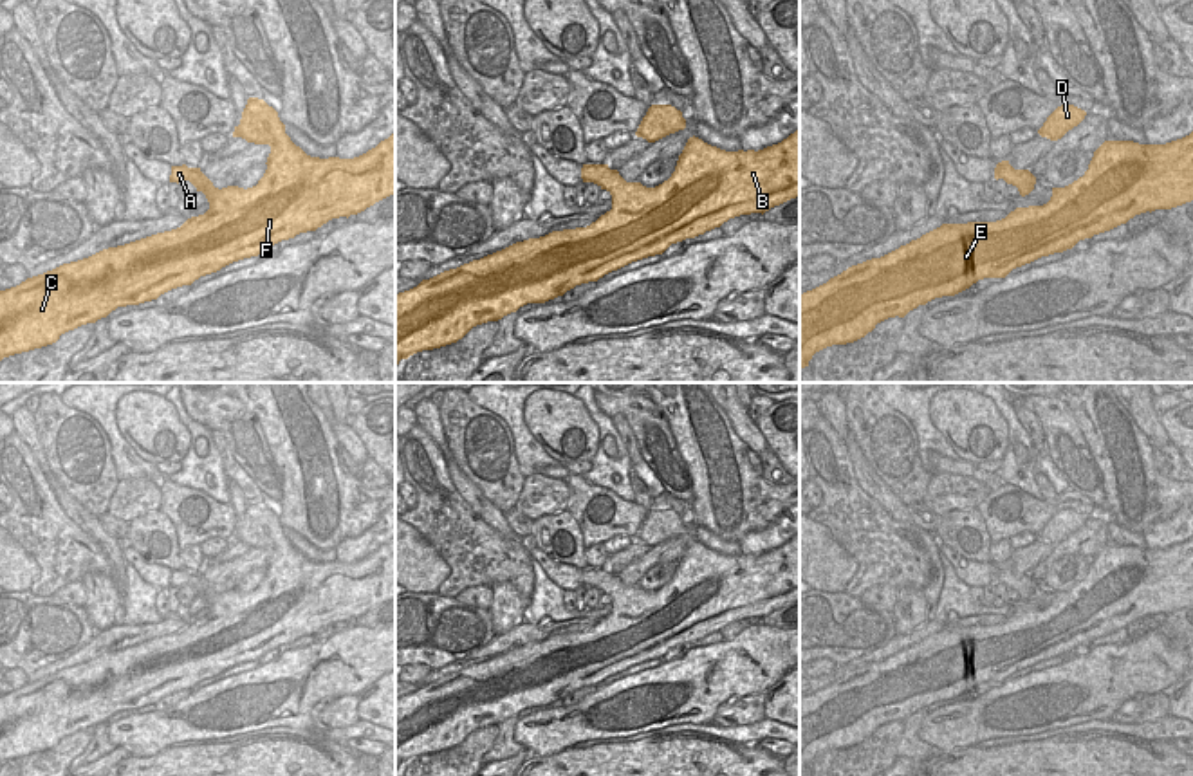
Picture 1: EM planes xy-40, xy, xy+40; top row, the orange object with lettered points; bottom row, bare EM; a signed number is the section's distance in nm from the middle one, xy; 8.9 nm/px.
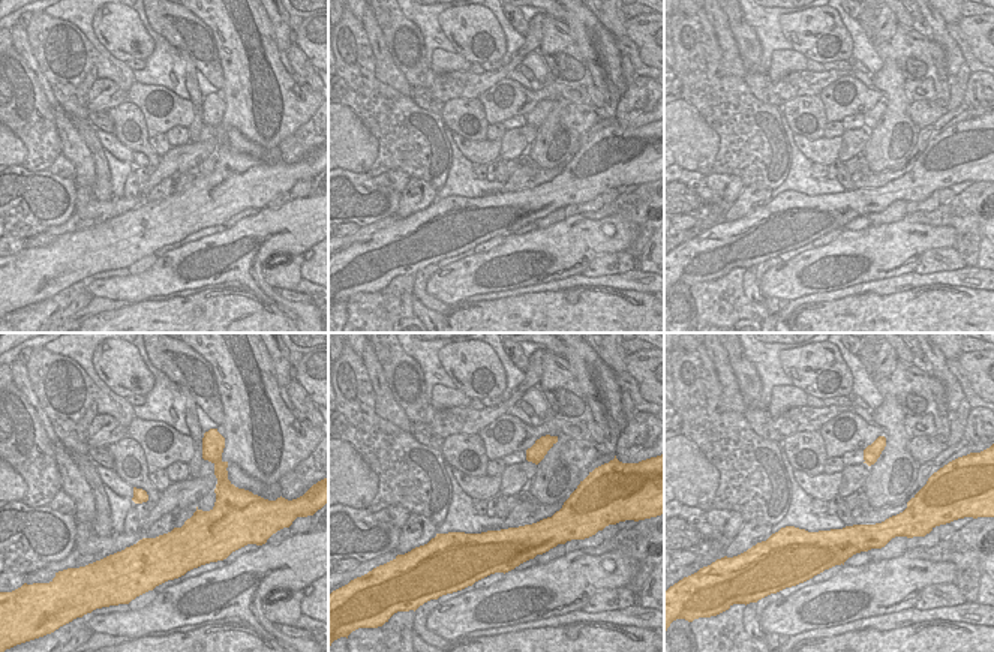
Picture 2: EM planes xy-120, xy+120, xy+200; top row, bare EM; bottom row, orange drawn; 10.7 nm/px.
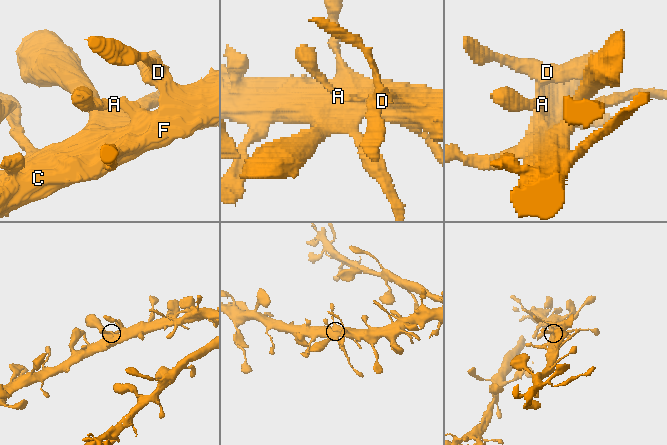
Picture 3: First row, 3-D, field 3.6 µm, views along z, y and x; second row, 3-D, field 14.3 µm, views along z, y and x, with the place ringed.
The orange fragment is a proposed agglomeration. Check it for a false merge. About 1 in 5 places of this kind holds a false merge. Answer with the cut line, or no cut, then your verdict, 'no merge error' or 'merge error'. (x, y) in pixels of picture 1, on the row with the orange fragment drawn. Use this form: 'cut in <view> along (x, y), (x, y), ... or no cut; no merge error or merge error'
no cut; no merge error

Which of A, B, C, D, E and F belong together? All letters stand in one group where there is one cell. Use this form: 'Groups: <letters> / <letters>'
Groups: A B C D E F.

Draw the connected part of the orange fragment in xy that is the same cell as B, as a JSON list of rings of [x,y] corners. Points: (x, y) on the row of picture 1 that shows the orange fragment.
[[[800,128],[758,152],[726,152],[693,135],[671,177],[655,188],[626,182],[608,164],[583,164],[581,179],[612,195],[612,209],[590,226],[516,242],[395,294],[395,366],[417,352],[457,343],[473,327],[498,321],[527,303],[545,303],[632,262],[662,254],[671,244],[704,235],[729,218],[763,215],[800,197]]]

